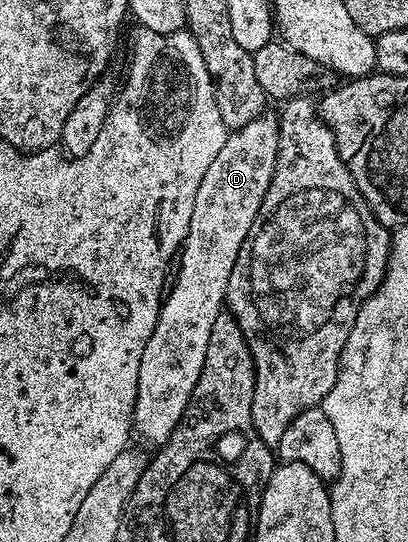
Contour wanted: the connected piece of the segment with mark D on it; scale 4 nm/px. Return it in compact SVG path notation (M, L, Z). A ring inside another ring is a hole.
M270 113L257 115L252 121L248 121L248 125L231 130L224 141L224 149L220 149L220 153L216 155L216 161L212 161L212 165L208 167L208 173L204 175L204 181L200 183L200 189L196 193L196 205L192 211L192 221L190 222L190 232L186 235L186 241L180 248L180 262L177 264L178 276L173 276L172 286L169 288L168 294L162 300L162 310L158 315L158 324L148 345L142 354L140 363L140 377L138 378L138 400L134 406L134 417L132 427L135 432L138 431L150 443L158 443L162 445L169 440L170 435L176 429L176 425L182 420L184 409L188 405L188 401L192 397L192 393L196 389L196 381L200 381L200 373L204 369L204 361L206 354L210 352L210 342L212 341L212 329L216 325L216 321L223 314L224 304L226 302L226 290L228 283L232 277L232 271L236 264L243 258L244 248L247 246L248 240L251 238L252 232L255 230L256 224L259 222L262 214L262 208L267 202L270 193L270 182L272 181L272 173L276 169L276 161L278 160L278 119L270 116Z

